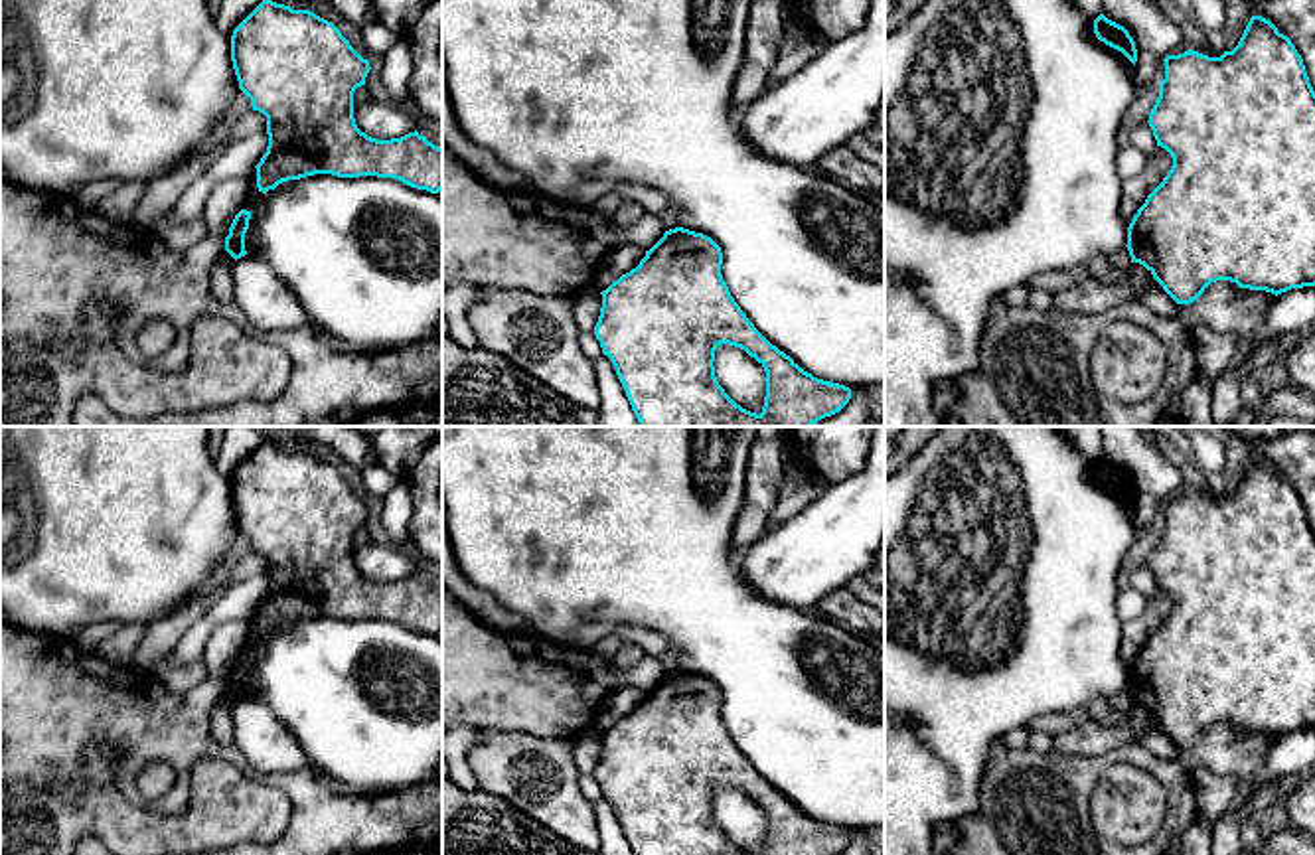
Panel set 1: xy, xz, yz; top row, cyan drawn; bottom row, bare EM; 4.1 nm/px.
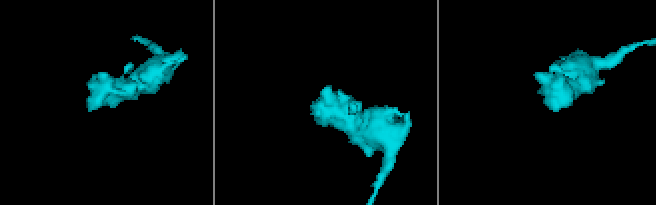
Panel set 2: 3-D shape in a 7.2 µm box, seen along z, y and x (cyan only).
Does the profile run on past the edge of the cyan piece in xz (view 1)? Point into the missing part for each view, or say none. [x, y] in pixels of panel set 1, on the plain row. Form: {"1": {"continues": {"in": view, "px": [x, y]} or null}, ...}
{"1": {"continues": null}}

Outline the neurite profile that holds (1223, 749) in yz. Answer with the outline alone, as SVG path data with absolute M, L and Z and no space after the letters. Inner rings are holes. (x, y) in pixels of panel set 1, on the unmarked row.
M1216 723L1195 744L1177 746L1177 754L1169 762L1189 774L1206 768L1242 782L1256 776L1274 742L1276 737L1272 735L1240 731L1230 723Z

